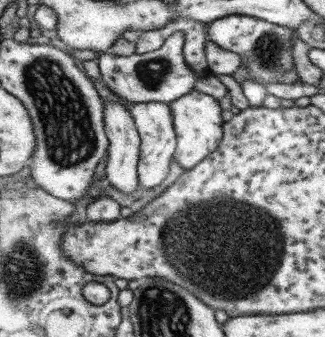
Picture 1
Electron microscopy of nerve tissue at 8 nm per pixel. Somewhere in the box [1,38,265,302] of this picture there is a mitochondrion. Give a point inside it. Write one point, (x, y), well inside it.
(67, 126)

